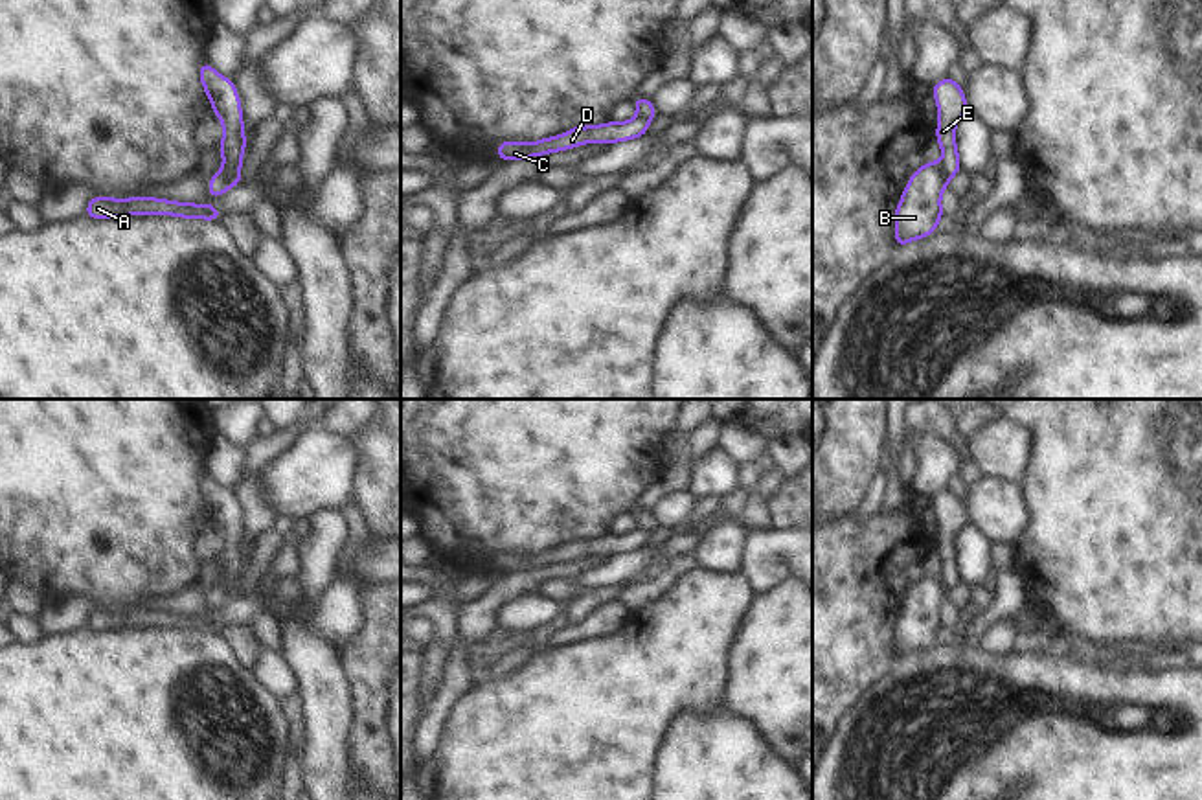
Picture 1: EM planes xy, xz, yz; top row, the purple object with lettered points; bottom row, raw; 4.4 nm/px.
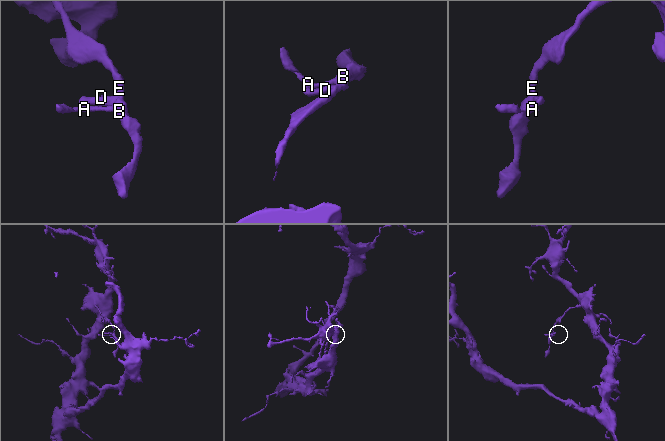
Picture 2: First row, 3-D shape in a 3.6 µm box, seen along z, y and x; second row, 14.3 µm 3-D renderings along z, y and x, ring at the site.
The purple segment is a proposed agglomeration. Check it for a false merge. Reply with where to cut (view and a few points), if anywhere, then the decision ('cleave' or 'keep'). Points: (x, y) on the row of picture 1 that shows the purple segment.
cut in xy along (239, 159), (228, 170), (221, 192); cleave

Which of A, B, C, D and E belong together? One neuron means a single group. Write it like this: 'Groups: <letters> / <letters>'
Groups: A B / C D E

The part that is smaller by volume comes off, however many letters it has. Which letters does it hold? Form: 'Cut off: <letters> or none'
Cut off: A, B

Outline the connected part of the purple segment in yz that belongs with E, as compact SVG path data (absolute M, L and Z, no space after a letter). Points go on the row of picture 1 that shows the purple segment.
M948 77L936 83L932 90L939 110L939 125L936 129L936 138L939 140L943 151L941 164L948 186L948 180L961 169L954 140L954 129L959 118L969 112L969 107L963 96L963 88Z

